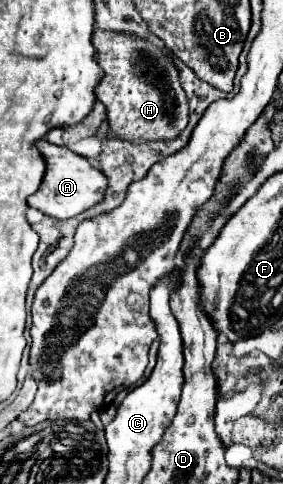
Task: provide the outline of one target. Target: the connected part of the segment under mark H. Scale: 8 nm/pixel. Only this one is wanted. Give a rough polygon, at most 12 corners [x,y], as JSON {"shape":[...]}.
{"shape":[[94,30],[108,138],[174,140],[178,68],[134,34]]}

